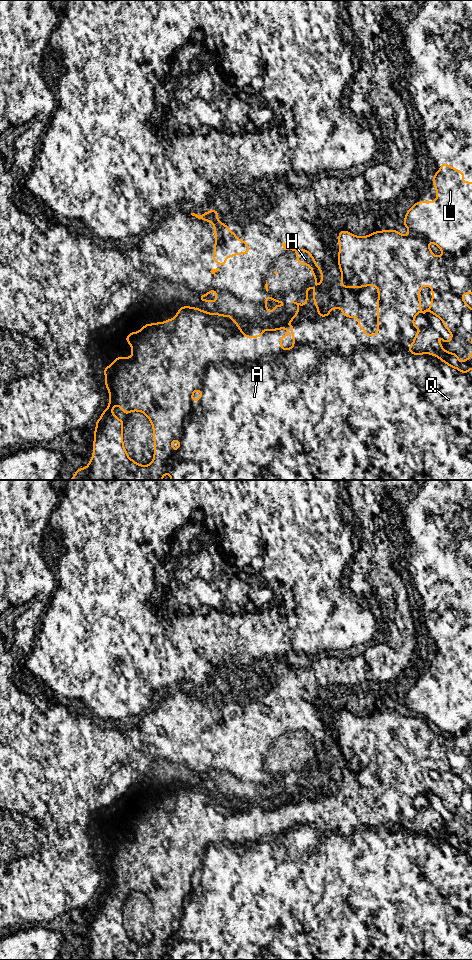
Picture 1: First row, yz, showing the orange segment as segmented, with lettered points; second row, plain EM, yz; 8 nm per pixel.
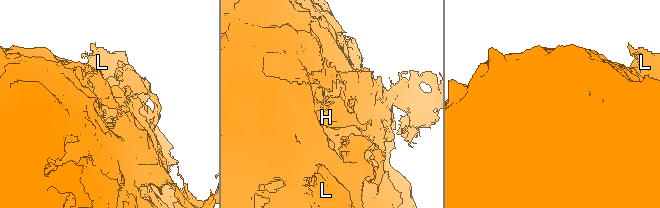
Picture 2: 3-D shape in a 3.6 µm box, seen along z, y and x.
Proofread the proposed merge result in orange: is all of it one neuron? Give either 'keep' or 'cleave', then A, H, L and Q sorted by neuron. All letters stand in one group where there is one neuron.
cleave | A L Q / H

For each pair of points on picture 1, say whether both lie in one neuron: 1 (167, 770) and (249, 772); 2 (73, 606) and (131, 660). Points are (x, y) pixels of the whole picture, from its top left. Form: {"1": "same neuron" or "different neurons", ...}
{"1": "same neuron", "2": "same neuron"}

